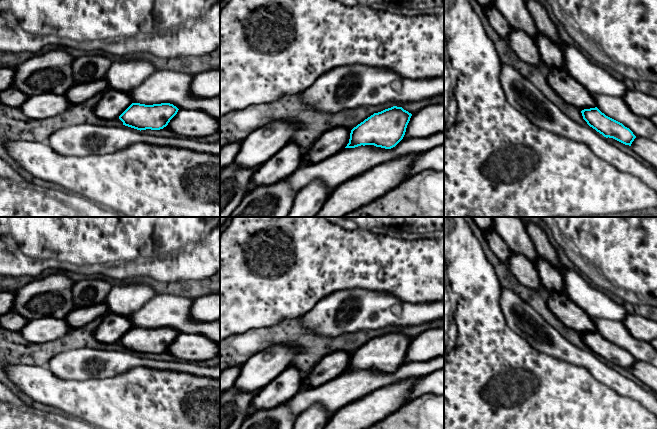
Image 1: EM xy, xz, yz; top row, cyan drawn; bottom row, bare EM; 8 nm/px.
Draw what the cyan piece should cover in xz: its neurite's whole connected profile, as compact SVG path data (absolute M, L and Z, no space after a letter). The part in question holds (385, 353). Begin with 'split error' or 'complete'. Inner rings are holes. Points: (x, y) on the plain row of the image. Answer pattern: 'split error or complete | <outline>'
complete | M397 330L374 337L351 354L345 372L374 369L391 373L403 363L411 340L411 337Z

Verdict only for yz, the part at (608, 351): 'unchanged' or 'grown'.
unchanged

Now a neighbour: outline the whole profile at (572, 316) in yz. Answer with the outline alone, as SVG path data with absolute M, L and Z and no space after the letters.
M565 292L545 294L550 311L568 328L579 334L595 332L593 319L578 307Z

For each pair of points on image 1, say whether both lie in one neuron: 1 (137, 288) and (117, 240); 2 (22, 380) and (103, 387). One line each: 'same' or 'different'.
1: different
2: same

